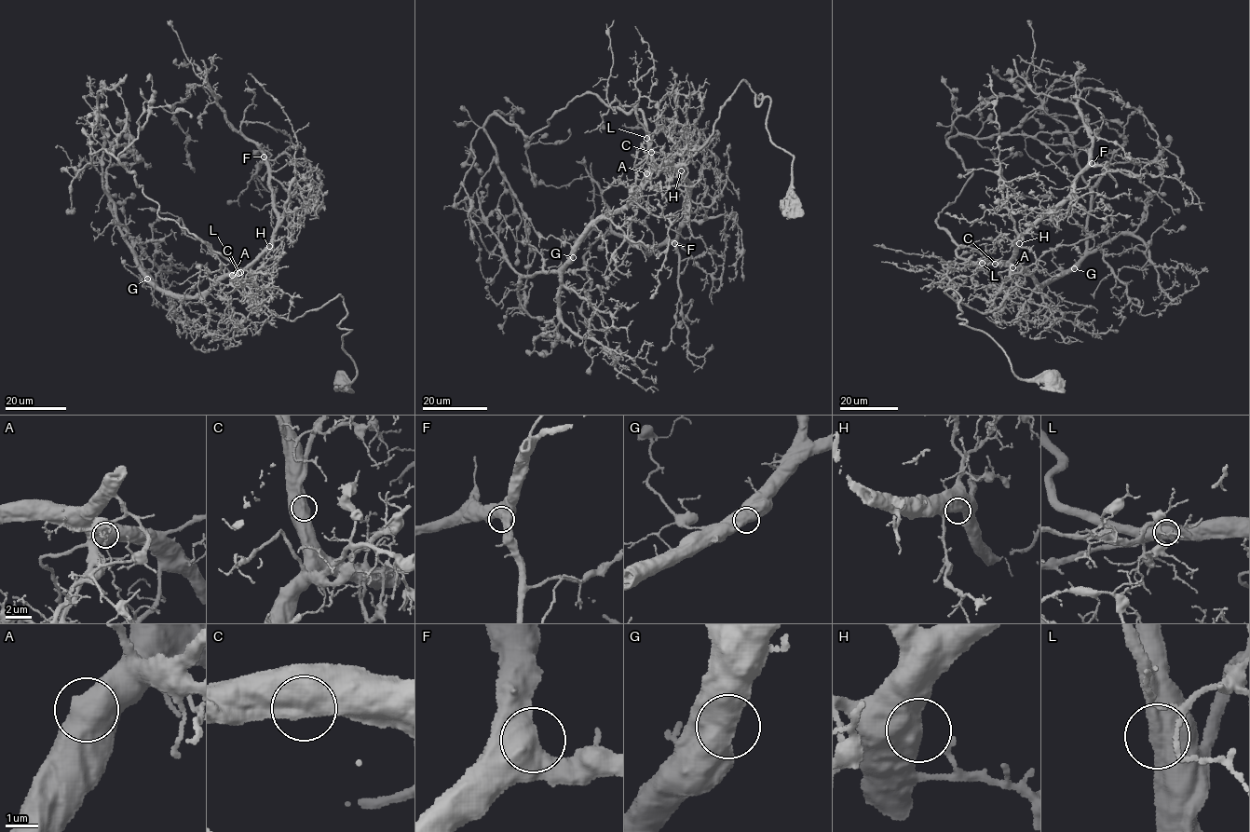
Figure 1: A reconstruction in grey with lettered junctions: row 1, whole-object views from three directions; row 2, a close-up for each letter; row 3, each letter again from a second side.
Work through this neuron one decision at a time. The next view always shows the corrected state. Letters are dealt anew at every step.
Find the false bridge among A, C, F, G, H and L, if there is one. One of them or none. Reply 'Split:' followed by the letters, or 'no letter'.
Split: no letter

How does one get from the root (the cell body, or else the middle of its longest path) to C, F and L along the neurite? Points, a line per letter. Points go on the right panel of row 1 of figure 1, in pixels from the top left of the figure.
C: (1052, 381), (1020, 379), (986, 334), (959, 323), (960, 296), (944, 291), (997, 309), (1010, 272), (996, 264)
F: (1052, 381), (1020, 379), (986, 334), (959, 323), (960, 296), (944, 292), (997, 309), (1014, 244), (1092, 163)
L: (1052, 381), (1020, 379), (959, 323), (947, 289), (984, 313), (1007, 294), (1009, 267), (982, 263)

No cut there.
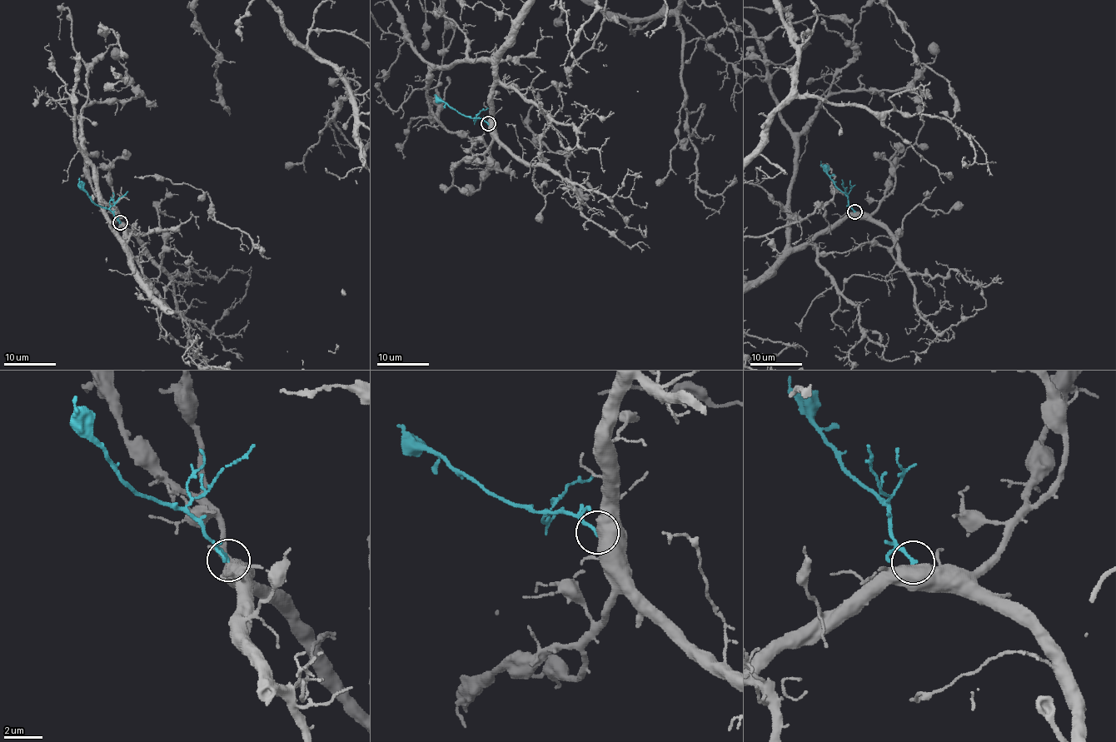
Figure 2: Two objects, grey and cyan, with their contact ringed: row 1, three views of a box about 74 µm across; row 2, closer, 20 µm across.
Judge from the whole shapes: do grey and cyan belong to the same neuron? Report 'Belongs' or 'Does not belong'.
Belongs

